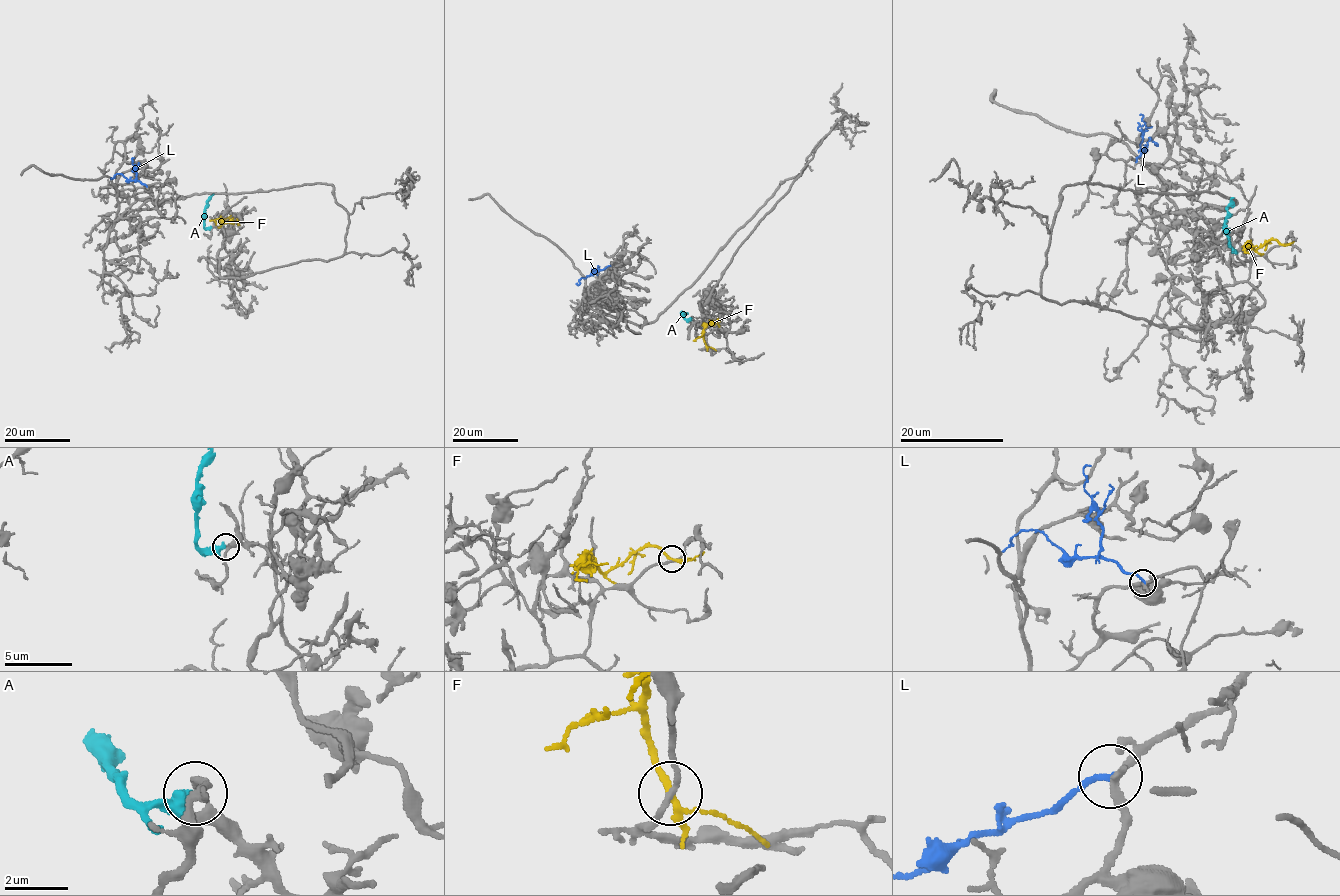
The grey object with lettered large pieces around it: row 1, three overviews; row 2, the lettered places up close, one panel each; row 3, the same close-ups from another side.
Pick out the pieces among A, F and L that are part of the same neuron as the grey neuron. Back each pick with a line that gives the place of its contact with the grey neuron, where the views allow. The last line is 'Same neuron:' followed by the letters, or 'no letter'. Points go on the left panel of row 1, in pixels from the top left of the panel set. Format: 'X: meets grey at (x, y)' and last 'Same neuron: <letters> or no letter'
Same neuron: no letter

